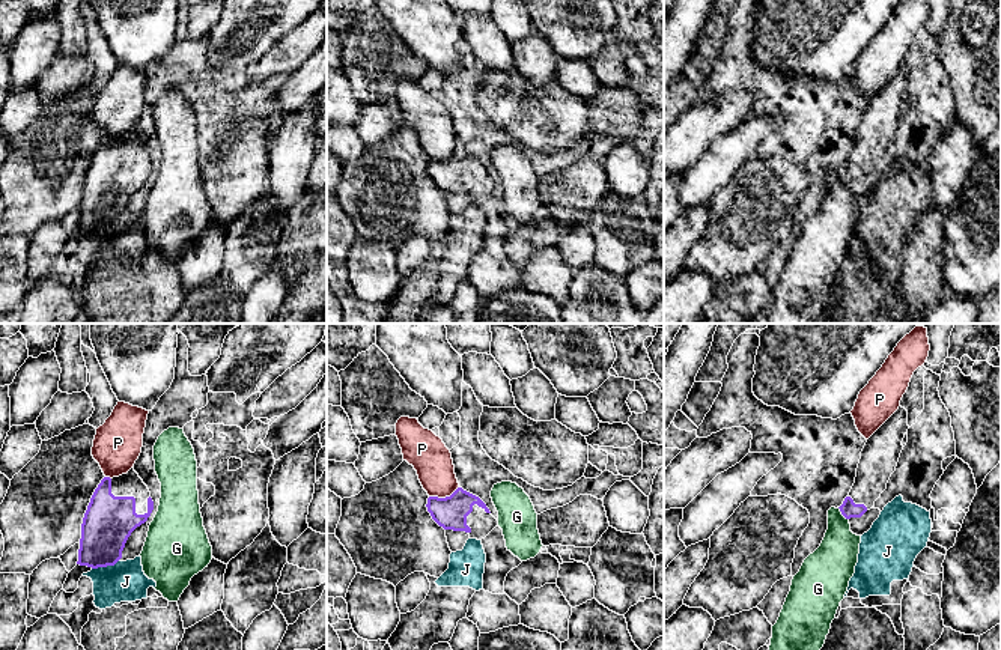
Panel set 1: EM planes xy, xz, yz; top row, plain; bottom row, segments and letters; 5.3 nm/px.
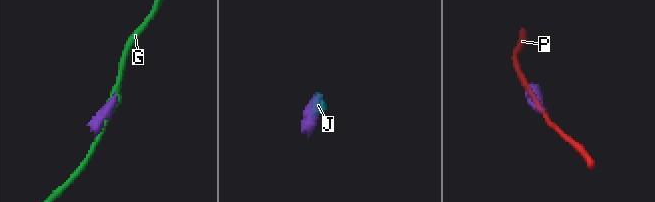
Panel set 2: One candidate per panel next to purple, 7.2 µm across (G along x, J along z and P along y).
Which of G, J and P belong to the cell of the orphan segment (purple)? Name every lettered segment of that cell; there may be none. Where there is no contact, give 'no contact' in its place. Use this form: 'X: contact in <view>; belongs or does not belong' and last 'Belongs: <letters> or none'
G: contact in yz; does not belong
J: contact in xy; does not belong
P: contact in xz; does not belong
Belongs: none

